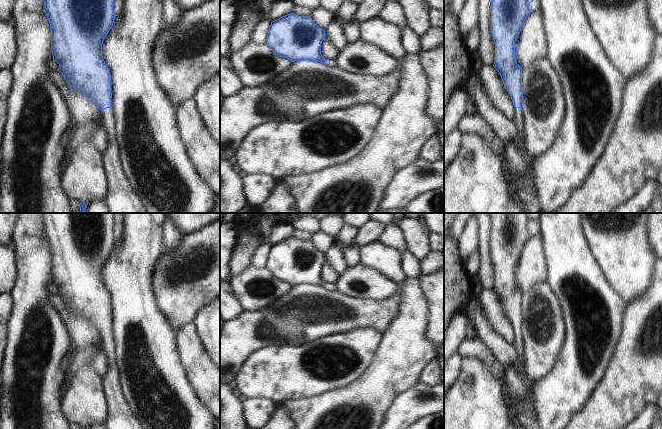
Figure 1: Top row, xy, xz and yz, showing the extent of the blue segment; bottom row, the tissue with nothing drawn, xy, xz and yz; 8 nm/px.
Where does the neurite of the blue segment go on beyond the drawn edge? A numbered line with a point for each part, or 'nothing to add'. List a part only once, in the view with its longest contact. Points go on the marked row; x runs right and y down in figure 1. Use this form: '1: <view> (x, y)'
1: xy (107, 115)

